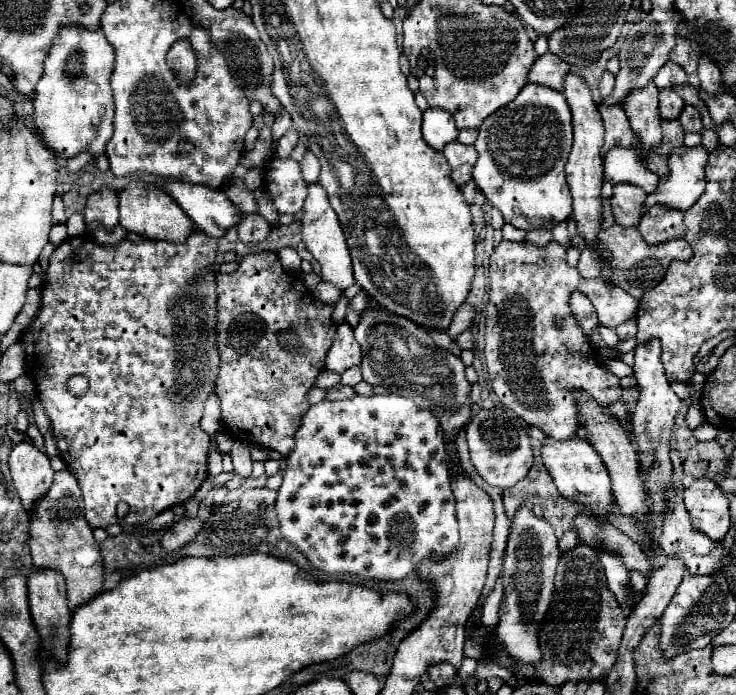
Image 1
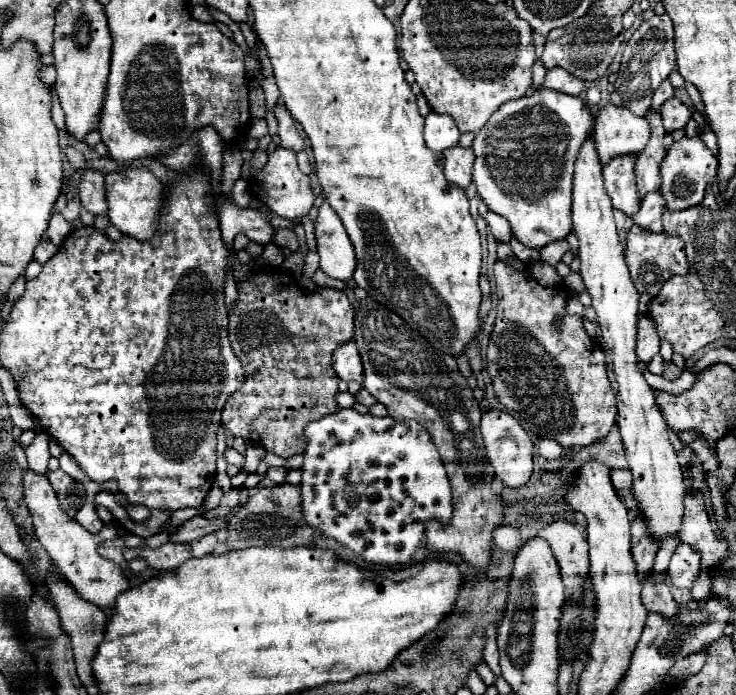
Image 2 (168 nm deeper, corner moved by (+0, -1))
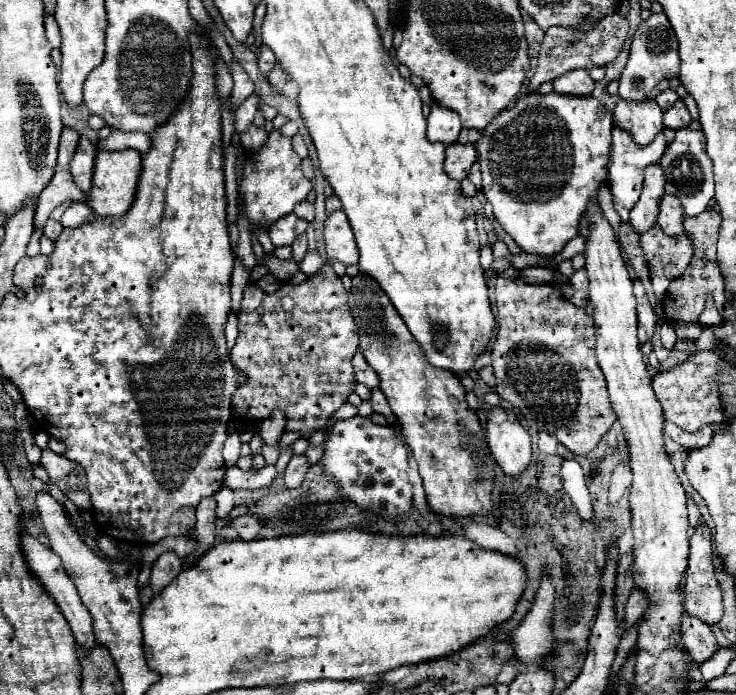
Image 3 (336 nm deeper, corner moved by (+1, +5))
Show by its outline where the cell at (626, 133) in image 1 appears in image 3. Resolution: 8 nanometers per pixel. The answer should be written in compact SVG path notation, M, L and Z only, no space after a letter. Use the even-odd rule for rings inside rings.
M651 98L643 102L619 100L613 110L613 124L629 132L639 146L647 146L663 130L663 110Z

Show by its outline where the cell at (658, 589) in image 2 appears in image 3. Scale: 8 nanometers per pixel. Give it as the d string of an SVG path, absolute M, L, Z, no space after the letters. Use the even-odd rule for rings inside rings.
M687 612L681 616L681 638L697 664L711 658L711 654L719 648L715 636L711 634L711 628Z

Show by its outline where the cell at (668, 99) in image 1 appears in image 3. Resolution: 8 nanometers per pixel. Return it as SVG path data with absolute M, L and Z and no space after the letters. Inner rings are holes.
M681 98L669 110L665 110L665 126L671 130L687 128L689 122L691 122L691 116L689 116L689 110Z

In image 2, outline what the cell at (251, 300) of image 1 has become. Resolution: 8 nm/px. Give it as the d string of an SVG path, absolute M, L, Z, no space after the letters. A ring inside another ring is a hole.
M286 272L266 276L256 274L250 282L242 282L238 286L238 300L230 310L228 330L232 350L244 366L246 380L242 384L242 390L230 396L226 402L226 408L222 410L222 426L234 436L264 444L268 452L280 458L302 454L306 448L306 424L340 410L336 404L340 378L332 368L332 354L338 346L354 338L354 310L348 302L346 292L330 286L318 286L316 294L304 294L294 284L294 278Z

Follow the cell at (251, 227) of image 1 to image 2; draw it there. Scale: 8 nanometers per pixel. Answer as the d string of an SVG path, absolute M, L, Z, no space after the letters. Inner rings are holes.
M276 230L274 236L274 244L278 244L280 248L286 248L290 252L298 252L298 236L294 230Z

